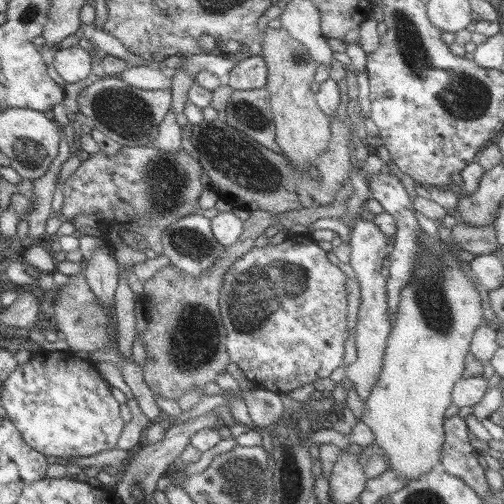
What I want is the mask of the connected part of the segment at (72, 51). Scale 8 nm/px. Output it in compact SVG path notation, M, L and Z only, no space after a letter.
M79 45L58 49L52 64L67 84L85 80L93 70L90 54Z

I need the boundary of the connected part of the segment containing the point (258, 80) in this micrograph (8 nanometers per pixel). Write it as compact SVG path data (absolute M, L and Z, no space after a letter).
M262 56L237 59L229 75L227 86L232 91L264 89L266 87L267 68Z

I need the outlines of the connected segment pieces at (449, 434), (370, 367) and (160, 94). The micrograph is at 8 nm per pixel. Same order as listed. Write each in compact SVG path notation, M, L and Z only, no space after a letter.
M453 415L444 421L445 443L441 456L441 468L452 476L463 480L477 492L482 502L490 489L484 475L485 470L478 463L476 449L470 443L468 427L464 418Z
M357 218L356 223L350 230L349 255L350 266L356 272L356 277L361 290L361 303L358 311L356 329L356 351L358 357L353 363L348 362L345 369L345 377L352 382L355 392L365 401L370 389L377 381L380 374L385 347L392 328L389 319L388 299L386 294L386 283L384 276L380 273L384 266L384 258L389 256L393 248L387 236L374 224L374 221Z
M118 76L101 77L82 90L77 98L80 113L90 127L126 147L151 146L159 125L171 108L172 92L166 90L139 90L126 84Z

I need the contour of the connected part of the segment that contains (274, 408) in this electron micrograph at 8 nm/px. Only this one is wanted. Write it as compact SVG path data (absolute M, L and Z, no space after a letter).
M262 387L240 389L250 418L256 426L269 429L274 426L278 418L285 415L285 408L278 393Z

